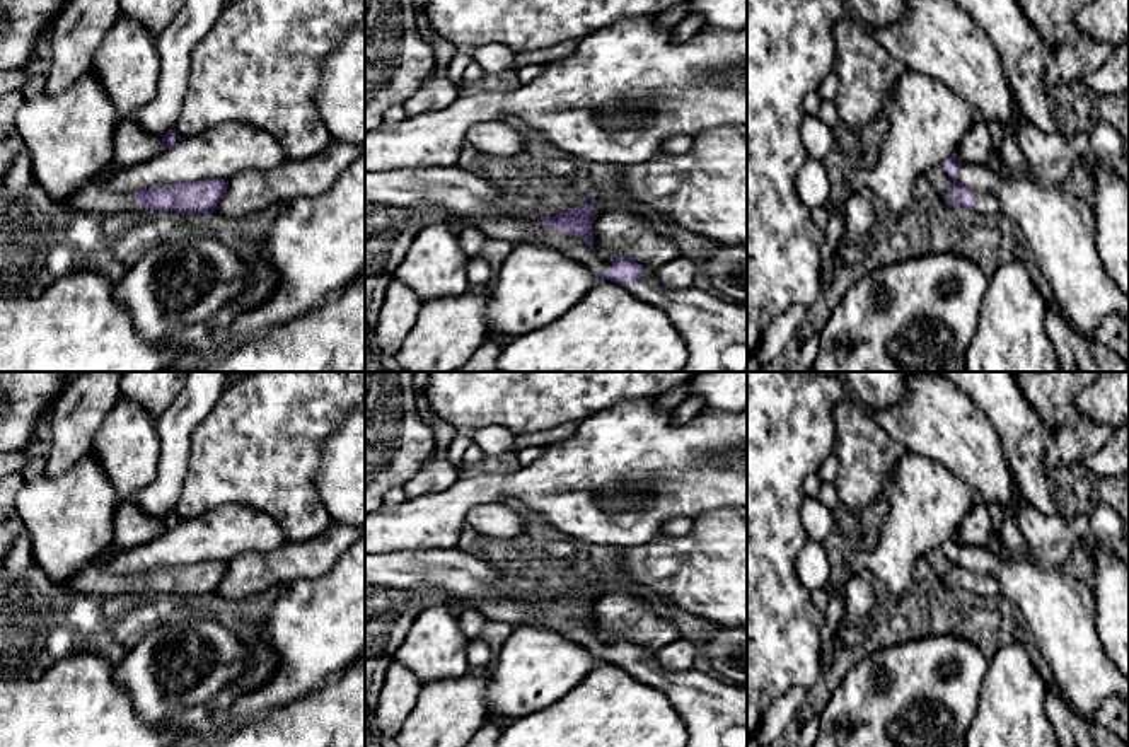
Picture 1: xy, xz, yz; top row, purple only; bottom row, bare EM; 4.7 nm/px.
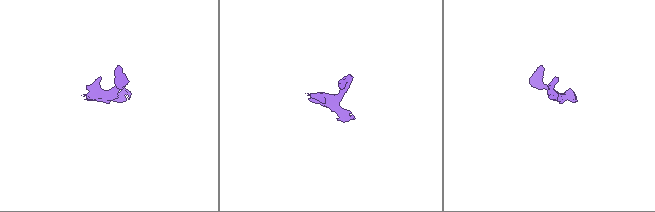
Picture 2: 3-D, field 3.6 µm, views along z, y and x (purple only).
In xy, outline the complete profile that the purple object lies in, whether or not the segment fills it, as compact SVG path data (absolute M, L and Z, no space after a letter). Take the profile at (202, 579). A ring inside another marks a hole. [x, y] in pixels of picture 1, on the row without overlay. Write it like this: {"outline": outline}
{"outline": "M225 561L160 566L136 575L113 573L85 566L63 590L72 595L89 595L99 600L124 594L155 592L177 595L213 595L229 570Z"}

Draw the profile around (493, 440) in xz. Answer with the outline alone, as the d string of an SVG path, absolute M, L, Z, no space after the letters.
M483 426L469 431L472 442L484 452L484 455L503 455L515 452L518 435L503 426Z

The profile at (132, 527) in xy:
M131 500L116 503L113 534L114 546L136 547L162 534L162 518L145 513Z

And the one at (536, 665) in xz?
M517 626L484 670L488 721L517 720L553 704L599 662L558 631Z

